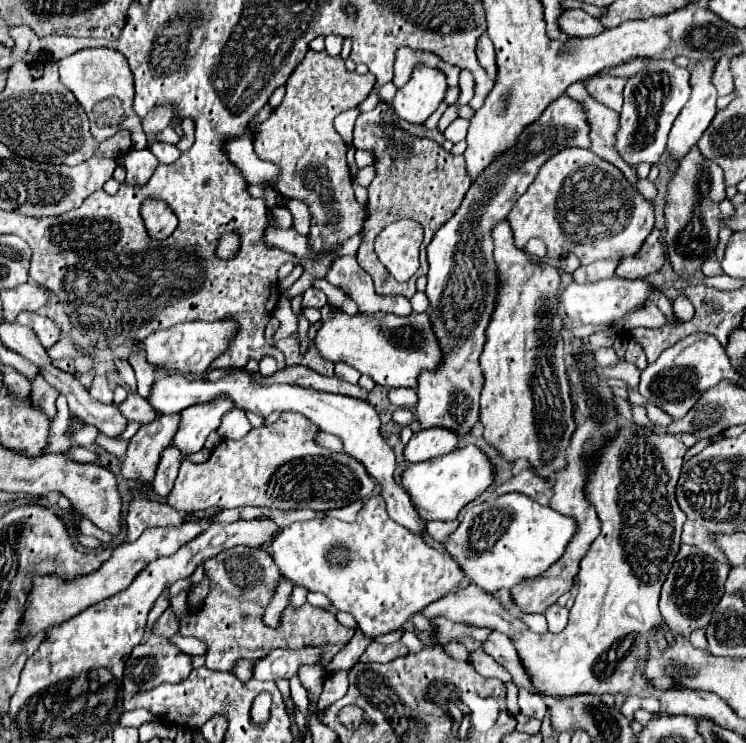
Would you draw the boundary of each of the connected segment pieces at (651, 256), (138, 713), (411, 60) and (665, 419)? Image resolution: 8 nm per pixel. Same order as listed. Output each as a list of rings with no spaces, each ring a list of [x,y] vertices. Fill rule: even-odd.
[[[653,230],[635,256],[621,260],[621,264],[617,268],[617,276],[621,276],[621,278],[645,278],[645,276],[661,270],[663,264],[665,264],[663,230]]]
[[[131,710],[131,712],[123,712],[119,718],[119,726],[141,726],[143,722],[153,720],[153,716],[145,710]]]
[[[401,46],[395,56],[397,58],[395,58],[395,66],[393,66],[395,68],[393,82],[399,88],[409,80],[415,64],[421,62],[421,64],[427,64],[431,68],[437,68],[441,62],[441,58],[437,58],[437,54],[429,54],[427,50],[409,50],[407,46]]]
[[[647,404],[645,410],[647,410],[649,418],[651,418],[657,426],[661,426],[661,428],[667,428],[667,426],[673,422],[673,418],[669,418],[669,414],[665,414],[661,408],[657,408],[657,406],[653,406],[653,404]]]

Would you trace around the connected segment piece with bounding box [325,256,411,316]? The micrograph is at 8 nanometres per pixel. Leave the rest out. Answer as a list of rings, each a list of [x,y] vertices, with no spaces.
[[[341,256],[337,262],[333,262],[331,270],[327,272],[325,280],[337,288],[341,288],[351,300],[357,302],[359,312],[393,312],[399,316],[409,316],[411,306],[407,302],[407,310],[401,308],[403,300],[407,298],[389,298],[381,296],[373,290],[373,280],[365,270],[361,270],[359,262],[355,256]]]

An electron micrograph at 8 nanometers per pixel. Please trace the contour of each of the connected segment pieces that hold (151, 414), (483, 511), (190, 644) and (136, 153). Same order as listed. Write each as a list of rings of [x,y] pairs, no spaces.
[[[129,390],[125,402],[121,402],[121,404],[117,404],[117,406],[121,408],[123,416],[125,416],[129,422],[141,422],[141,424],[145,424],[145,422],[151,422],[155,416],[159,416],[159,414],[149,406],[149,402],[145,402],[145,400],[139,396],[139,392],[133,392],[133,390]]]
[[[503,494],[471,506],[449,542],[445,542],[445,548],[463,568],[469,582],[493,594],[499,588],[509,590],[521,580],[541,576],[561,558],[573,534],[577,534],[577,520],[537,504],[525,494]]]
[[[173,634],[171,638],[169,638],[177,648],[181,648],[181,650],[185,650],[187,654],[205,654],[205,644],[203,642],[199,642],[197,638],[185,638],[185,636],[181,636],[181,634]]]
[[[147,148],[131,150],[123,158],[123,162],[125,162],[125,168],[127,168],[125,184],[131,184],[131,186],[145,186],[145,182],[149,182],[149,178],[153,176],[155,166],[159,164],[155,154],[149,152]]]

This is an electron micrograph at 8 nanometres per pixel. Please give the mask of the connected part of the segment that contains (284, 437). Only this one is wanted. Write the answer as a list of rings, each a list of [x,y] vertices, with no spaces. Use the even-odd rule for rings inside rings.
[[[283,412],[281,418],[263,428],[253,428],[241,440],[222,439],[211,452],[204,463],[193,463],[184,460],[179,469],[173,490],[165,496],[165,502],[179,512],[189,510],[207,510],[207,506],[221,506],[221,508],[241,508],[241,506],[265,506],[265,508],[279,508],[279,510],[295,510],[295,508],[311,508],[311,510],[333,510],[353,504],[357,500],[367,498],[367,492],[373,492],[373,478],[361,462],[355,462],[349,454],[337,454],[329,448],[317,444],[319,428],[309,422],[303,414]]]

